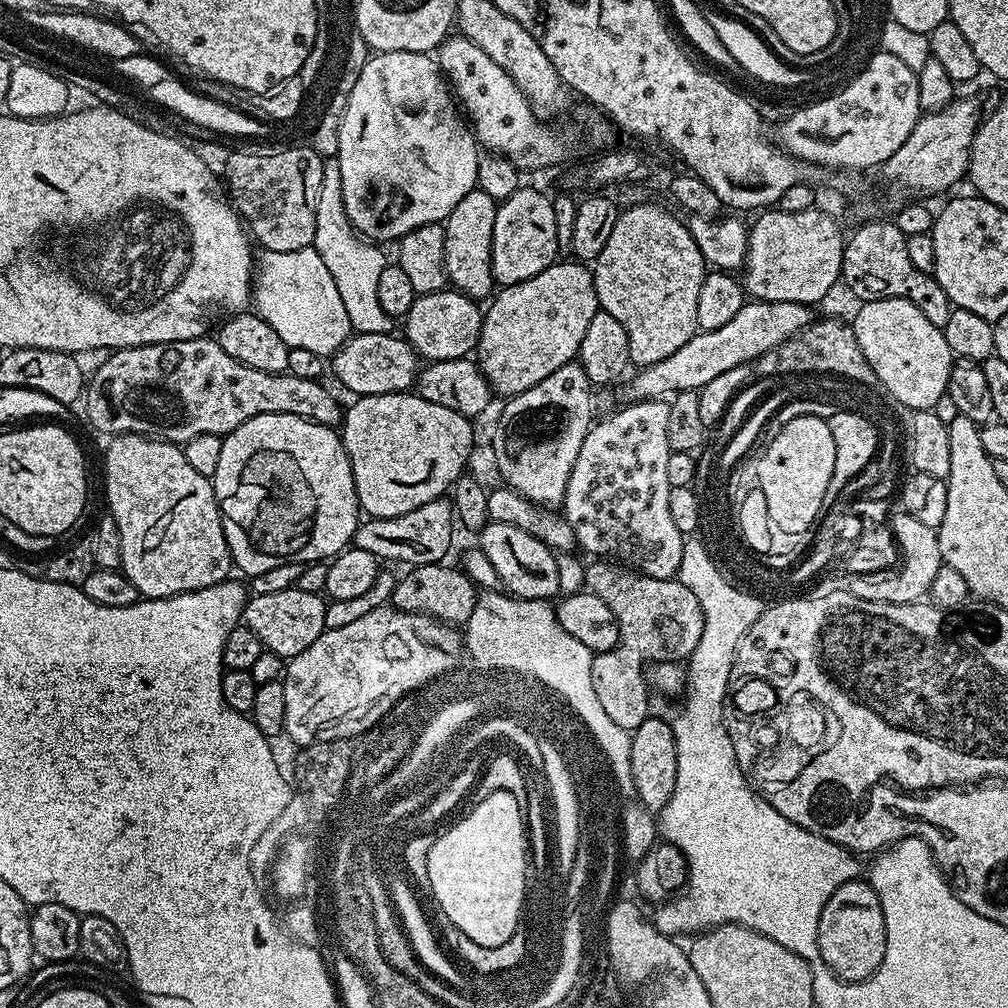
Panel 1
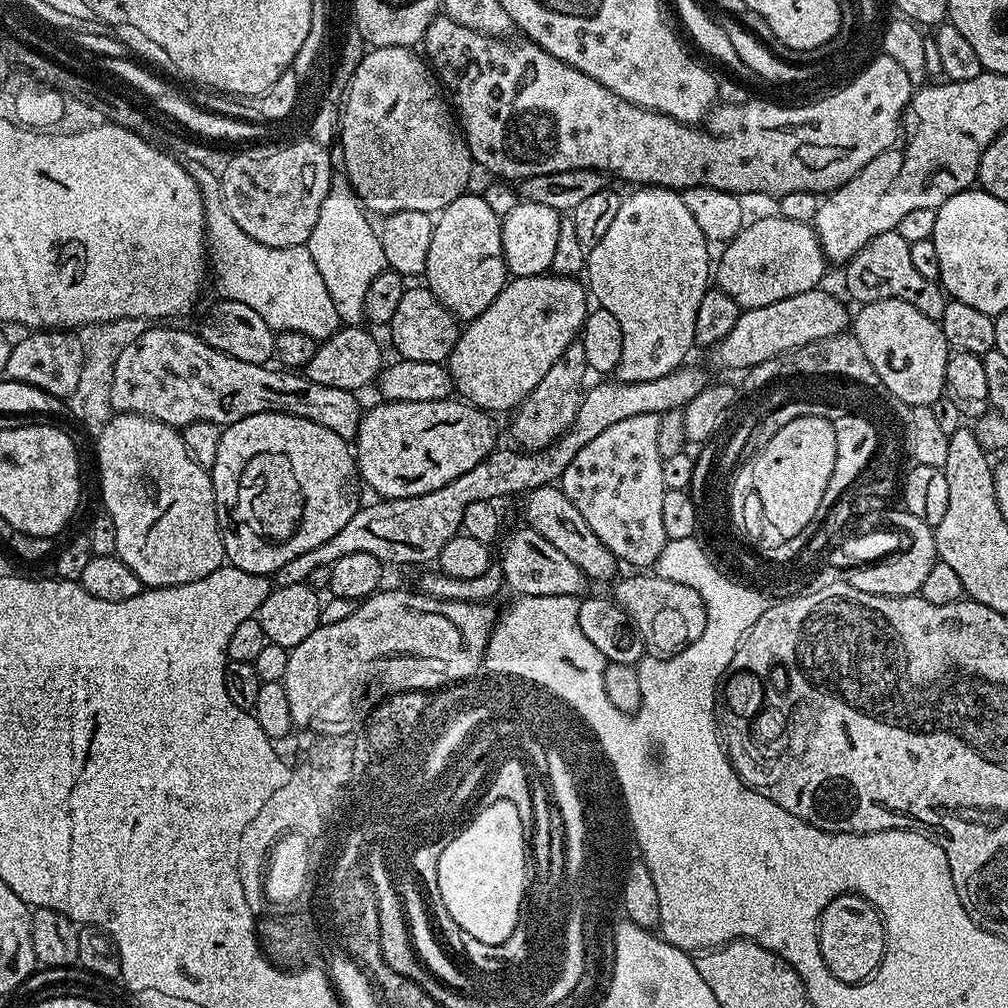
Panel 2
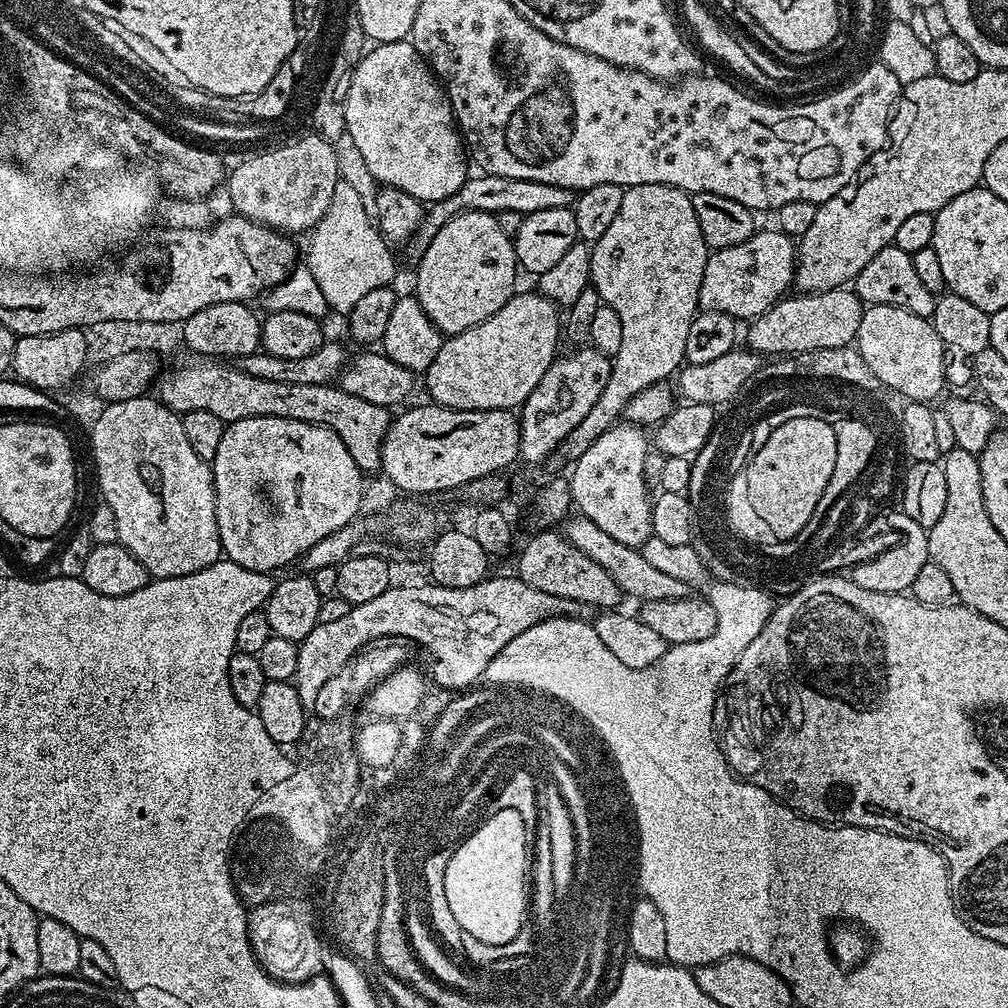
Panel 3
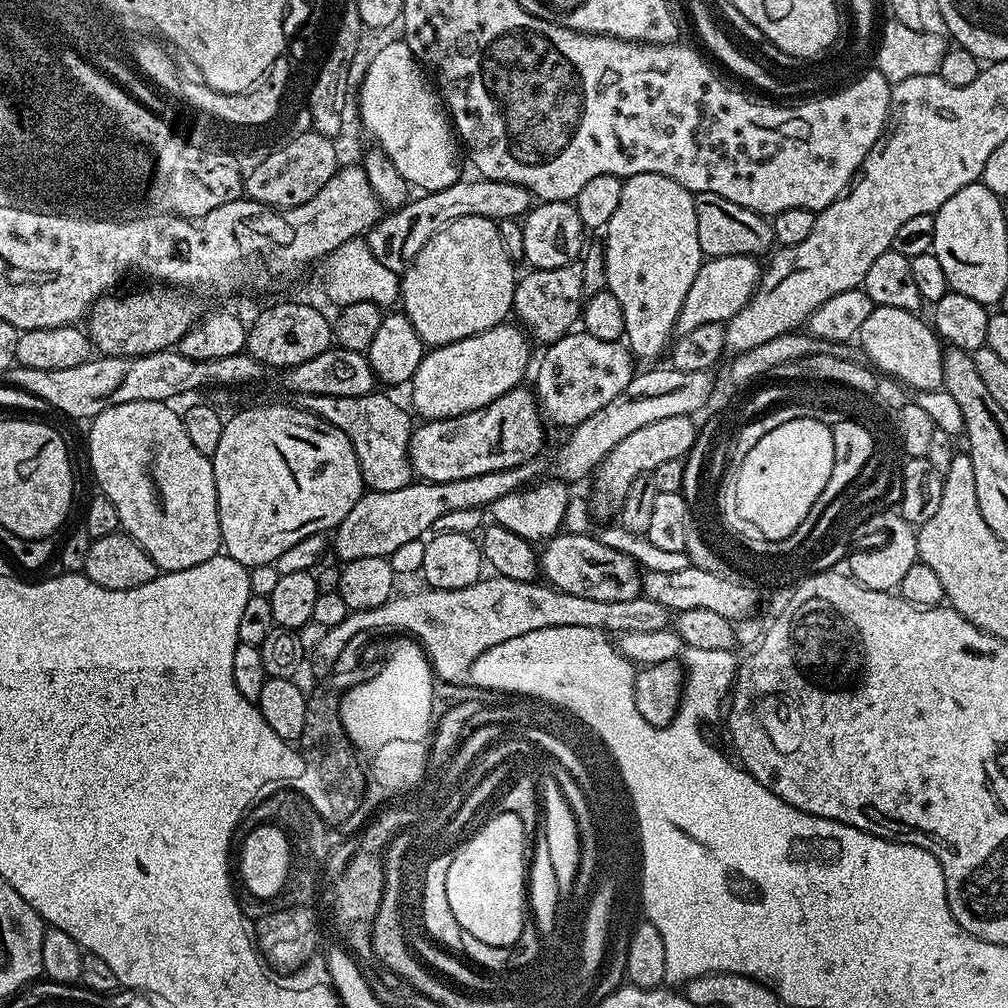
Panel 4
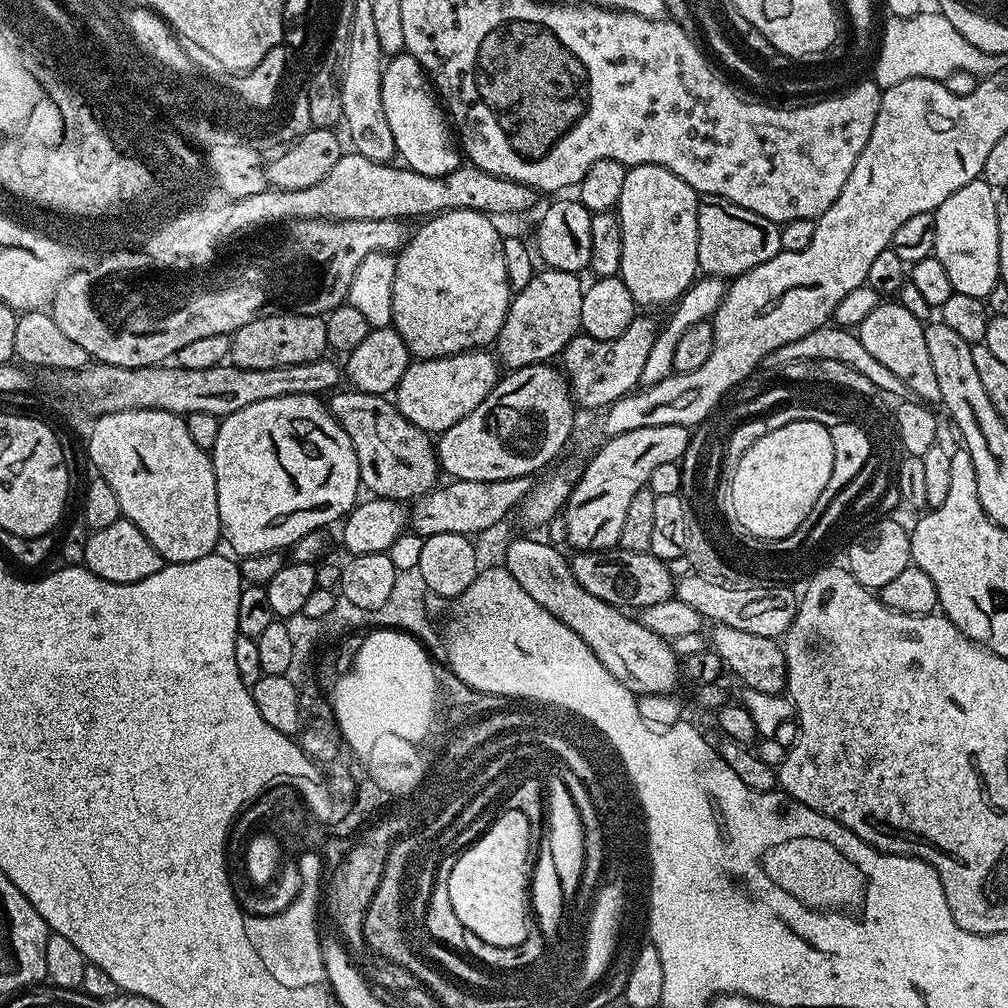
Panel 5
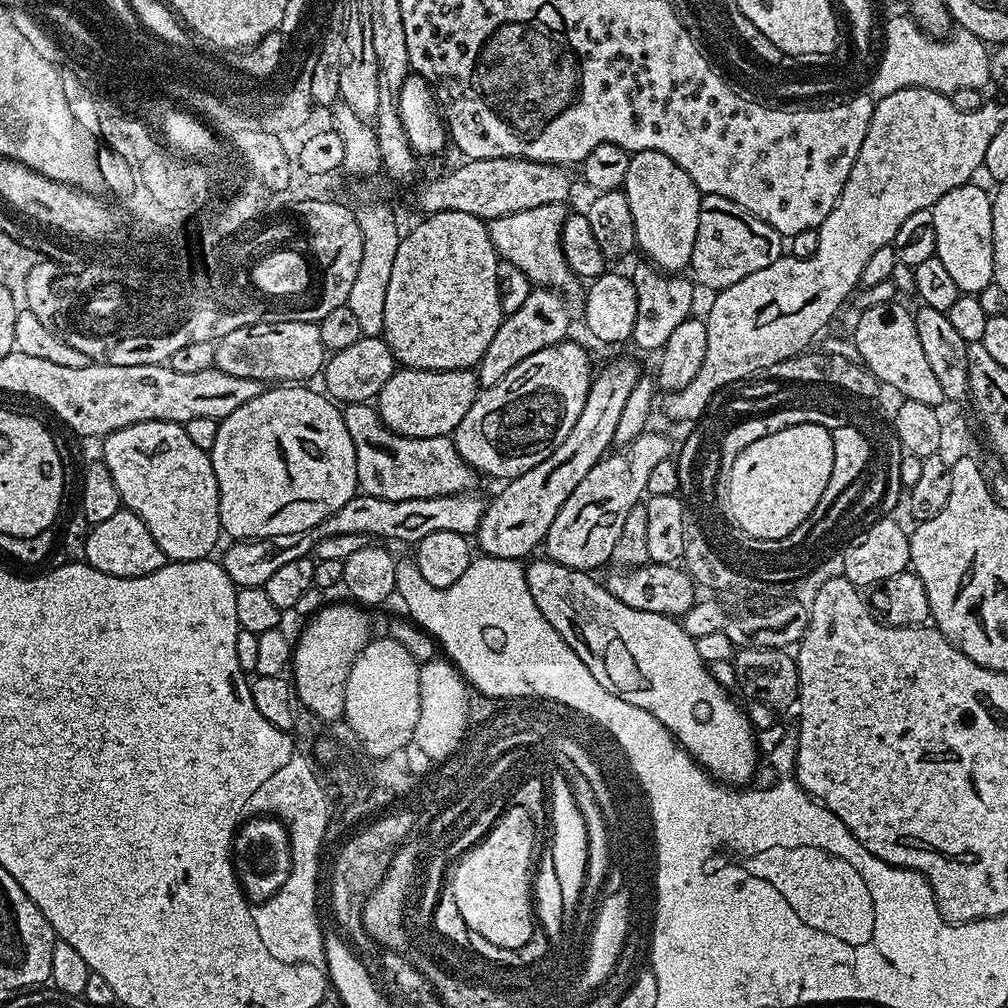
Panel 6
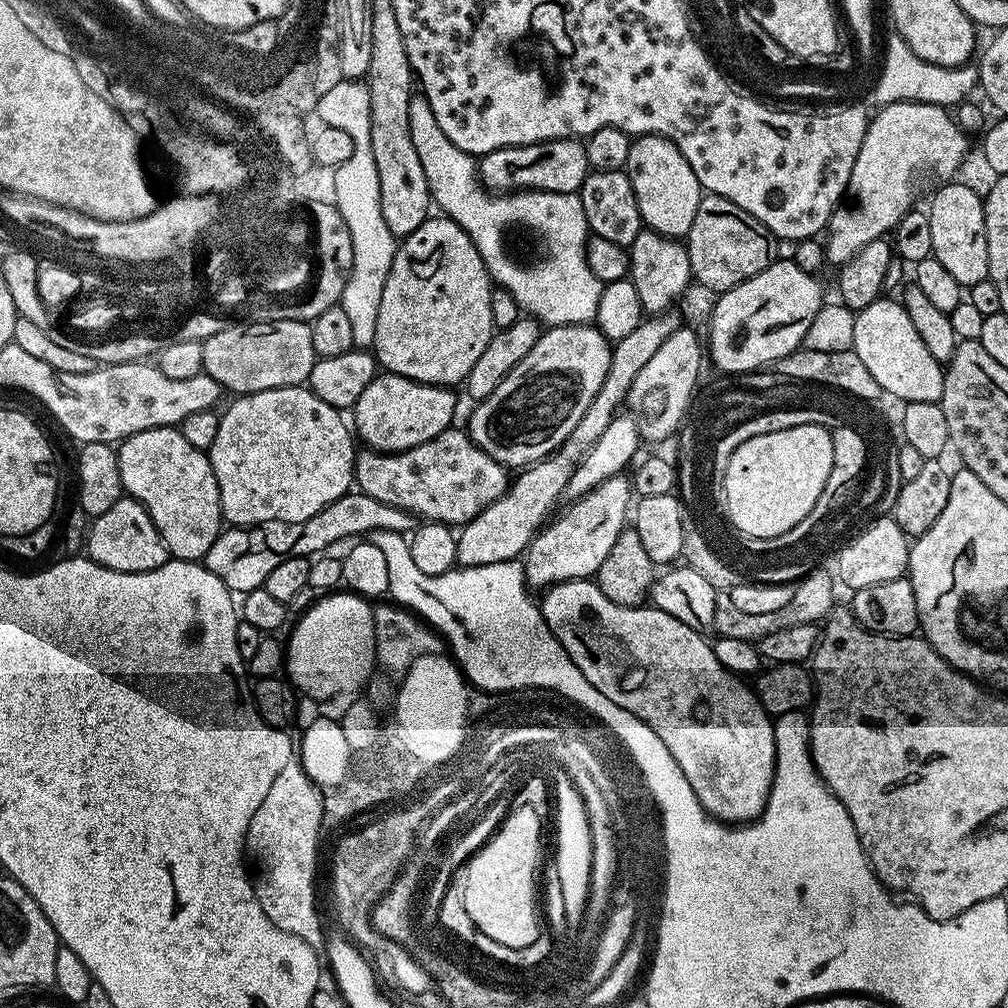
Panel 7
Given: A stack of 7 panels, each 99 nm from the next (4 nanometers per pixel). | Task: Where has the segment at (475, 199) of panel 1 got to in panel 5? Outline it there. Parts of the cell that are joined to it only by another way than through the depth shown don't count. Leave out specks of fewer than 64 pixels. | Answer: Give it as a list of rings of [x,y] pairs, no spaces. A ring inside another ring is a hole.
[[[456,208],[453,212],[442,212],[431,218],[425,219],[420,229],[411,233],[408,245],[400,249],[395,257],[396,269],[394,270],[394,302],[392,303],[392,323],[398,334],[402,334],[402,342],[406,342],[409,353],[418,360],[433,360],[443,356],[453,356],[459,352],[484,350],[495,345],[498,334],[502,330],[502,322],[508,313],[508,305],[514,295],[508,287],[506,278],[506,258],[504,257],[504,241],[502,232],[495,228],[493,217],[474,210]]]

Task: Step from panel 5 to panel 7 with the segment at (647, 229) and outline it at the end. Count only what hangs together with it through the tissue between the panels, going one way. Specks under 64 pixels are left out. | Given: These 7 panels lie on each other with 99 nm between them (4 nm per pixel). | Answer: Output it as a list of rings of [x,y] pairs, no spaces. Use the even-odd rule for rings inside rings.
[[[637,136],[623,171],[630,178],[630,186],[634,186],[643,227],[663,236],[687,237],[690,226],[694,226],[694,214],[698,214],[702,189],[682,150],[664,136]]]

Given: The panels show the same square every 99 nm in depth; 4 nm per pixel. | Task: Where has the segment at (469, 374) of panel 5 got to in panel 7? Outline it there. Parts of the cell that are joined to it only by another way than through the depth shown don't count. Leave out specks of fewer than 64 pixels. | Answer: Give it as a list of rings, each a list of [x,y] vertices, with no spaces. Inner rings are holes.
[[[393,372],[377,374],[356,403],[355,435],[359,439],[361,436],[373,452],[405,452],[422,442],[430,442],[430,438],[438,438],[438,434],[453,427],[456,396],[452,392],[455,391],[451,387],[414,382]]]

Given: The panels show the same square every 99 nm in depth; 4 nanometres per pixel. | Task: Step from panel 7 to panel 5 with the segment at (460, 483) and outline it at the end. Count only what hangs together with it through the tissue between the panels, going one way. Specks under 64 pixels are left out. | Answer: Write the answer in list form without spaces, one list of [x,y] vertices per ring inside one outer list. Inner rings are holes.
[[[336,390],[327,401],[328,411],[346,430],[358,458],[360,482],[373,497],[412,502],[437,487],[436,475],[442,469],[436,459],[433,437],[411,424],[397,410],[388,396],[366,394],[355,390]]]

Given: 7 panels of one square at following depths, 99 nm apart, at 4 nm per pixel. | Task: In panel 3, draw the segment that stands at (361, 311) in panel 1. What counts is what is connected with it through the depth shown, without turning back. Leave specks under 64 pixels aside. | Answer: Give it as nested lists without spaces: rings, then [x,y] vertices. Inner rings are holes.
[[[347,182],[337,184],[332,204],[326,214],[316,223],[308,244],[306,267],[314,276],[322,290],[322,295],[334,313],[346,314],[354,310],[359,300],[369,290],[378,290],[378,286],[389,286],[396,276],[396,260],[373,217],[364,209],[356,188]]]

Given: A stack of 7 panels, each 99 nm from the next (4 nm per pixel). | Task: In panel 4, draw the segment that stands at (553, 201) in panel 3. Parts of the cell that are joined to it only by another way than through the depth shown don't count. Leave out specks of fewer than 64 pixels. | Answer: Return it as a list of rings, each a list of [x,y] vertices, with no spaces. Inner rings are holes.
[[[461,178],[454,186],[446,186],[446,190],[425,192],[409,199],[401,208],[381,215],[374,227],[366,233],[368,248],[386,266],[386,270],[394,270],[402,274],[418,258],[418,250],[438,234],[450,222],[458,218],[486,218],[487,220],[520,220],[528,215],[534,204],[534,197],[527,188],[505,180],[485,180]]]

